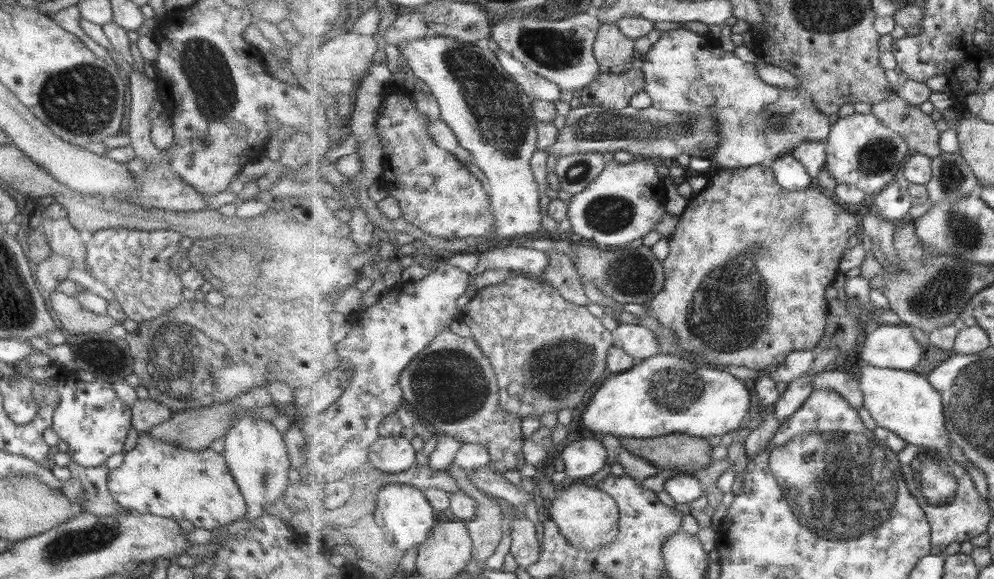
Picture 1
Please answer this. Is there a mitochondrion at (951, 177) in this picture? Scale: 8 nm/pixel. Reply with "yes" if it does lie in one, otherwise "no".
yes

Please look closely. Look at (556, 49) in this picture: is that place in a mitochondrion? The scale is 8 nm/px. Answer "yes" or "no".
yes

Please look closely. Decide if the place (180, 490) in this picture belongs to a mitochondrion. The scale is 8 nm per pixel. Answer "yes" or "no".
no

